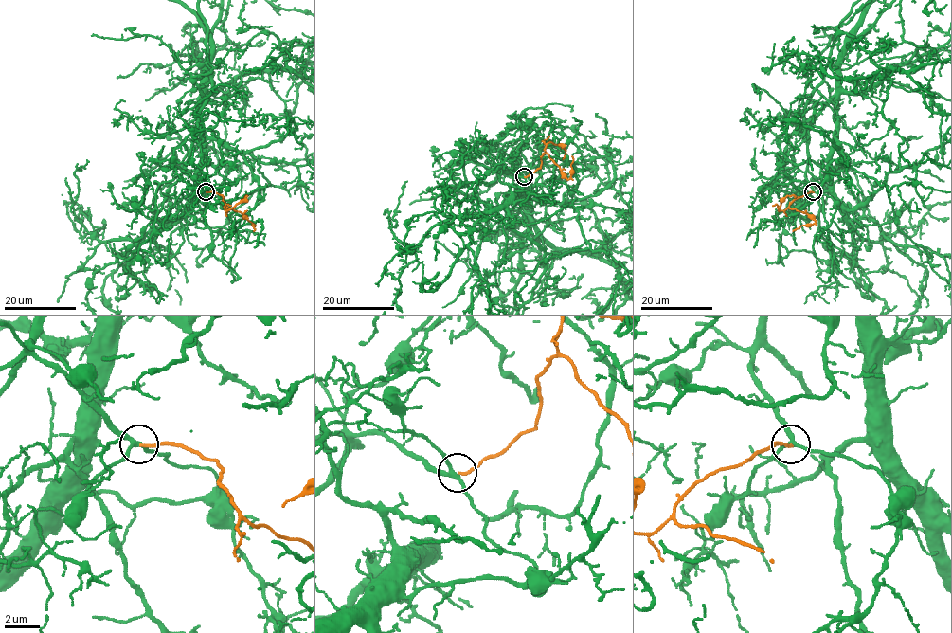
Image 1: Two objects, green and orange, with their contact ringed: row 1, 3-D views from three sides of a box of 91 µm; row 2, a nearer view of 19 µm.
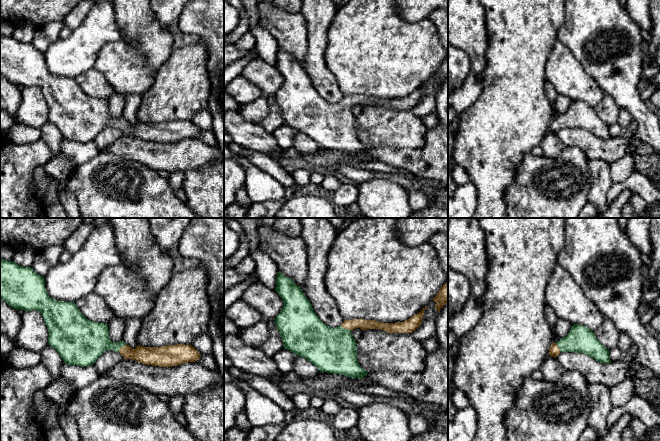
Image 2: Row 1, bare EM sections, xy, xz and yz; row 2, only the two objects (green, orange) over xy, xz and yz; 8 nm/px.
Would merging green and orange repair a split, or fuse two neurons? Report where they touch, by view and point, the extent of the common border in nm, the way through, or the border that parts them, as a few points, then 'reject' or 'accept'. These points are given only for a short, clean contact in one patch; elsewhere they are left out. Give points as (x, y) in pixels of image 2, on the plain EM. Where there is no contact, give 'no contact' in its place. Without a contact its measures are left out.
xz (346, 105) | 100 nm | across xz (333, 126), (346, 105), (351, 100), (363, 100) | accept

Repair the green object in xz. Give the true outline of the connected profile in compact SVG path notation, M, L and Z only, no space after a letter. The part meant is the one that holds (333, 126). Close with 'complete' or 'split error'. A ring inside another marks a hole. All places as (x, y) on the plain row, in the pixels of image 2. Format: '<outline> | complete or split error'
M280 47L276 53L275 66L284 78L283 85L274 95L284 125L307 135L320 148L351 154L362 155L368 149L358 139L356 116L351 110L353 105L412 109L421 101L424 86L427 84L426 82L404 98L382 99L354 95L344 96L340 102L332 104L318 94L300 63Z | split error

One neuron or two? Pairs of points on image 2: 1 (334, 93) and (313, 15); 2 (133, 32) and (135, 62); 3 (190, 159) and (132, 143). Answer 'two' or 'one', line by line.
1: one
2: two
3: one

